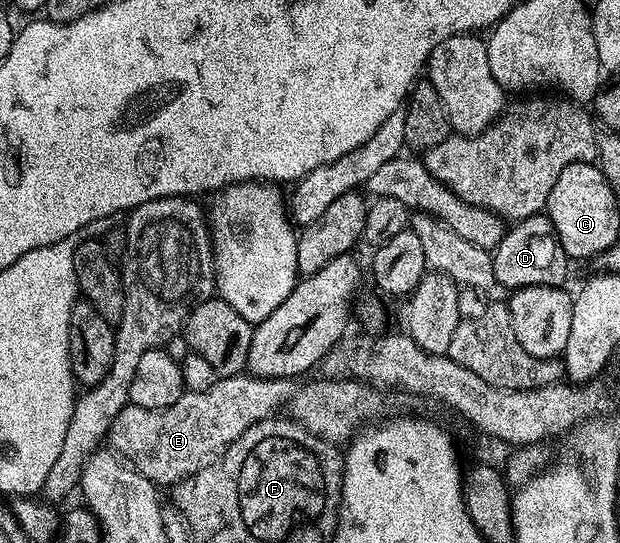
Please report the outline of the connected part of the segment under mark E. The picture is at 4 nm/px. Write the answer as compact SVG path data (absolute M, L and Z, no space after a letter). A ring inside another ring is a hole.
M240 375L238 377L221 377L215 380L209 391L196 393L183 392L177 403L168 409L146 409L128 403L113 419L109 434L109 445L116 454L132 469L136 469L145 479L154 481L156 486L174 487L178 481L183 481L193 475L199 468L207 464L216 455L233 444L242 433L256 425L258 421L266 421L277 409L282 410L290 401L293 385L286 377L281 379L265 379Z

